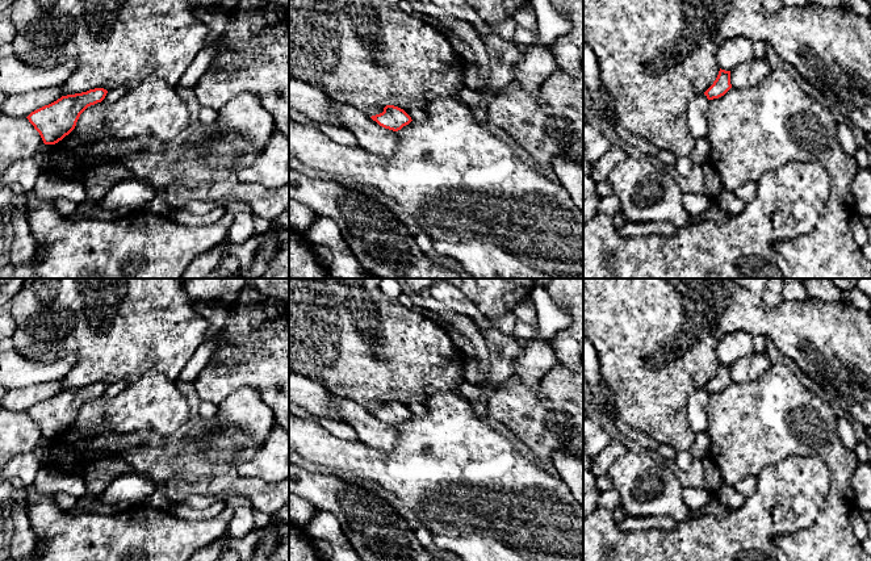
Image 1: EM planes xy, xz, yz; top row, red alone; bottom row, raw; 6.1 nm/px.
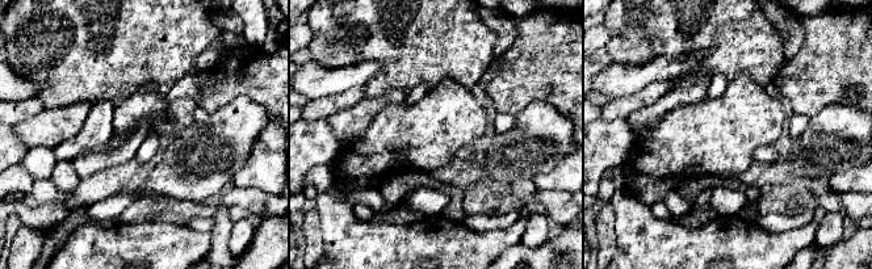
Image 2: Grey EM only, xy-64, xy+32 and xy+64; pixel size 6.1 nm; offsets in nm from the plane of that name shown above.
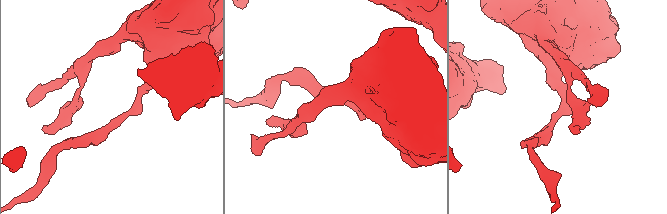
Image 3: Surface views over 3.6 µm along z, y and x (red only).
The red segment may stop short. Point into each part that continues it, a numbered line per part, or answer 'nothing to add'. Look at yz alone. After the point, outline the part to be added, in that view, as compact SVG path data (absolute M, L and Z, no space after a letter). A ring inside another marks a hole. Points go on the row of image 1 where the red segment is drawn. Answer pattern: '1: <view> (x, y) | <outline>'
1: yz (654, 57) | M583 0L583 45L591 47L599 66L603 87L610 93L620 122L635 135L669 150L677 156L688 156L695 147L687 123L690 102L704 93L716 80L720 66L716 55L720 46L742 35L753 42L765 42L811 85L817 88L851 127L871 131L871 20L846 12L842 7L784 7L769 16L763 0Z

